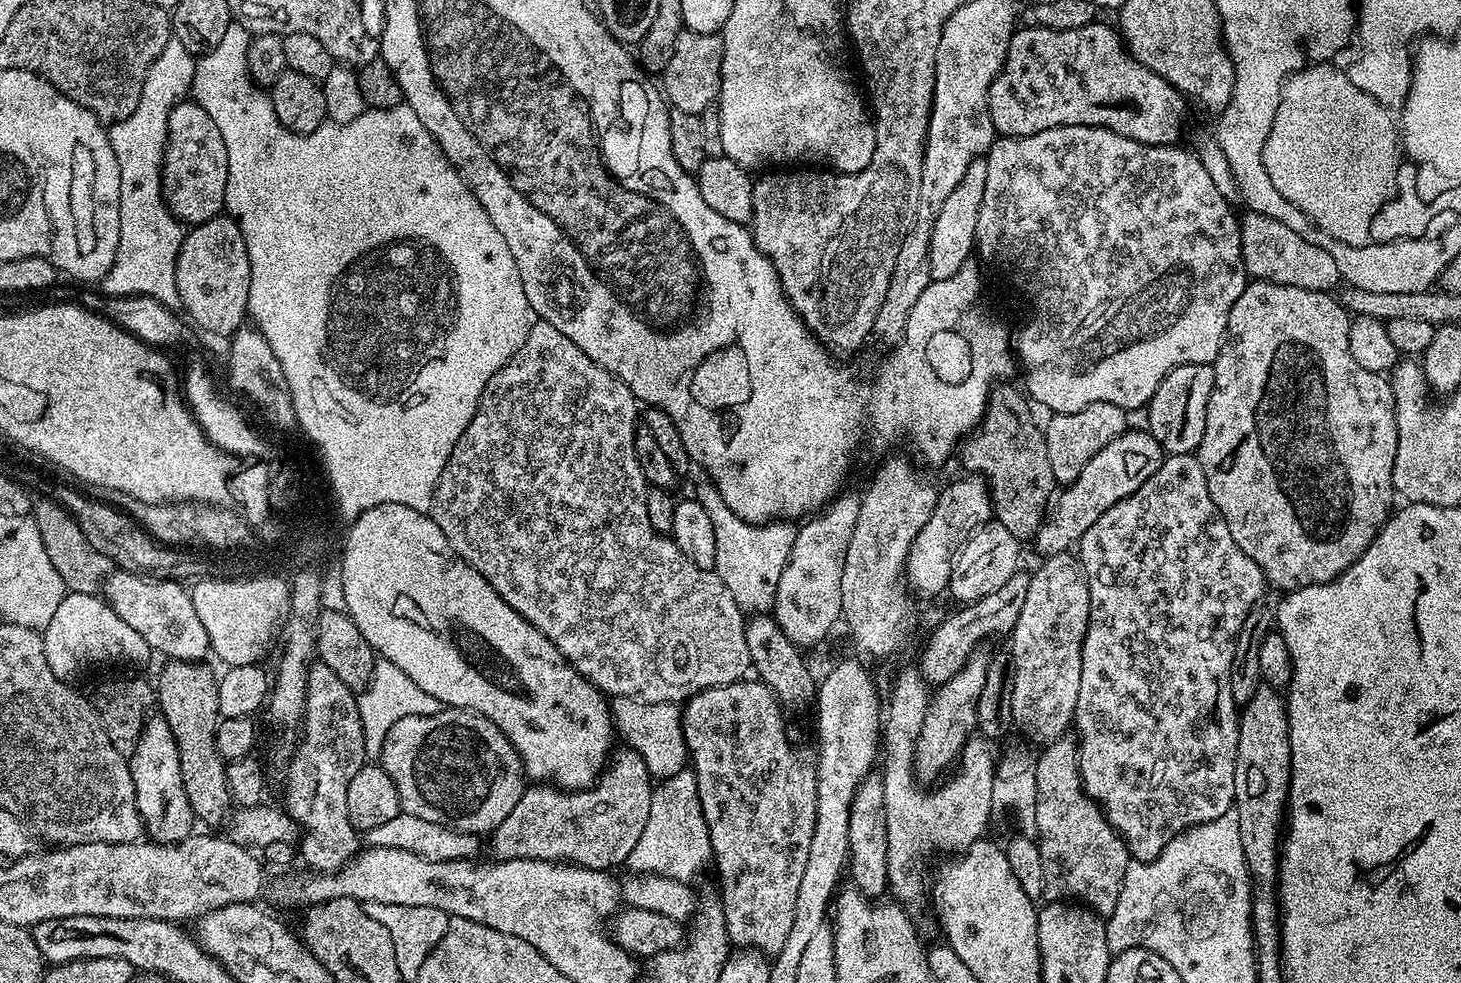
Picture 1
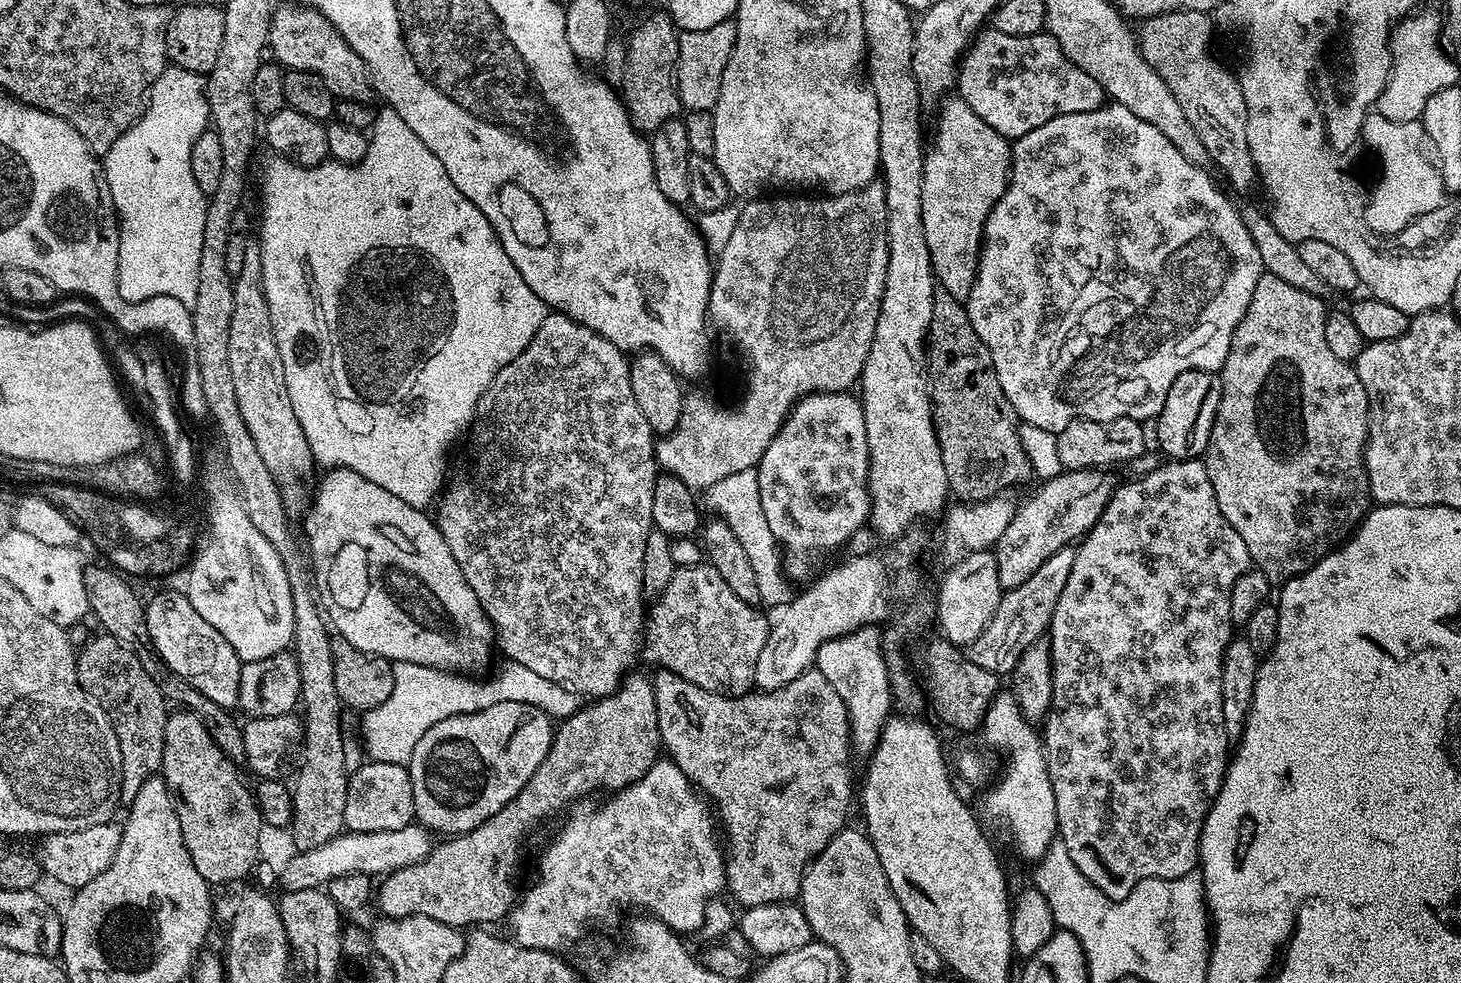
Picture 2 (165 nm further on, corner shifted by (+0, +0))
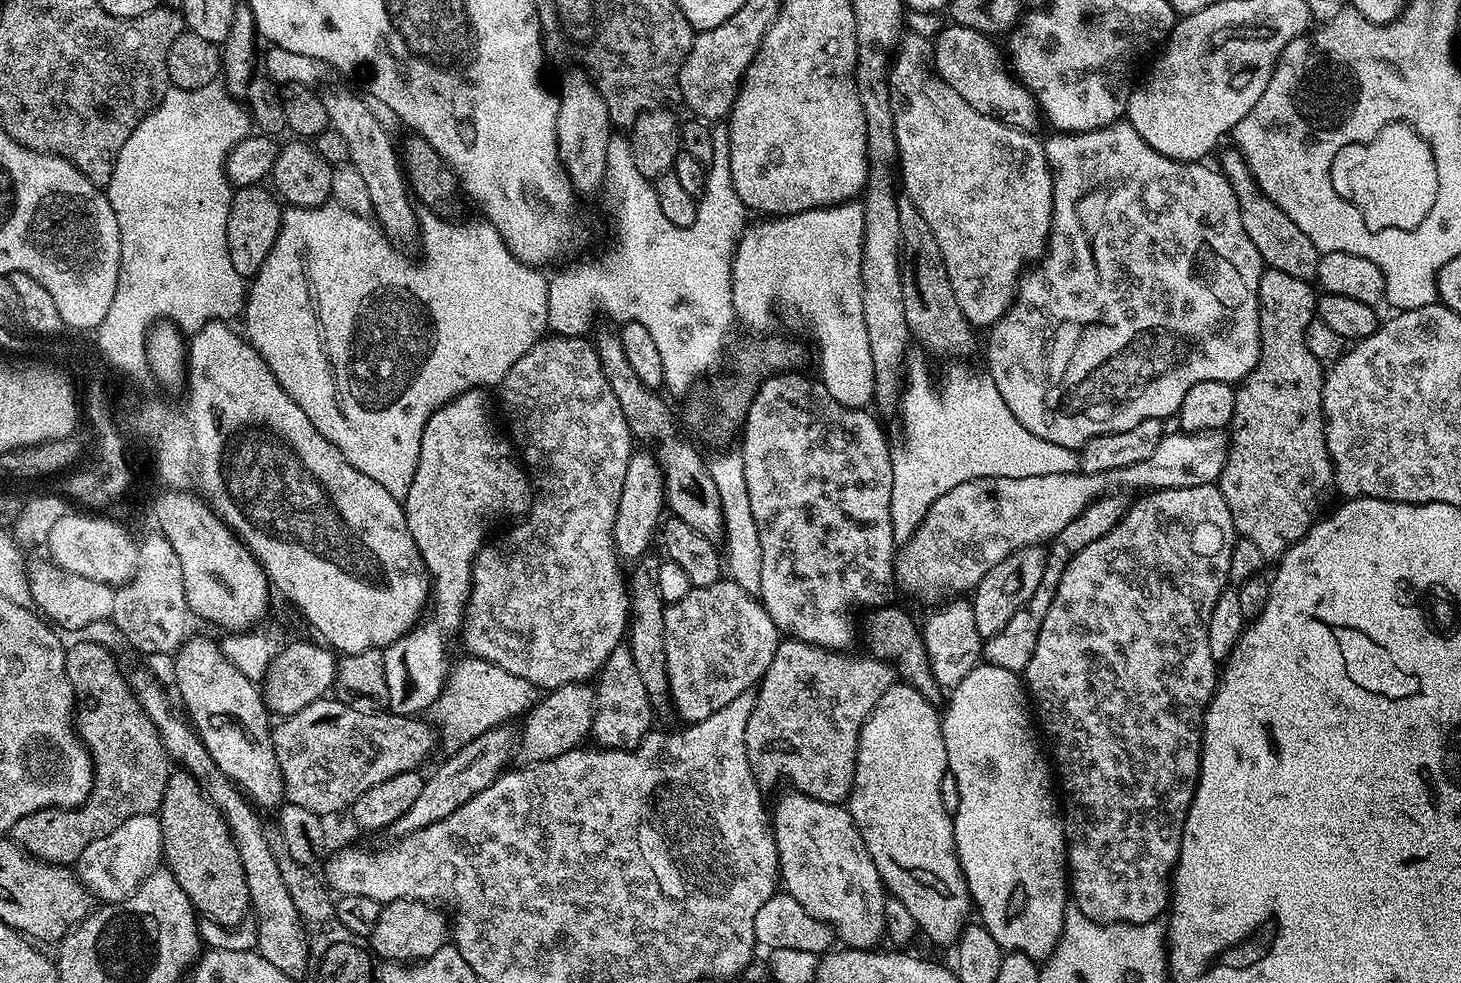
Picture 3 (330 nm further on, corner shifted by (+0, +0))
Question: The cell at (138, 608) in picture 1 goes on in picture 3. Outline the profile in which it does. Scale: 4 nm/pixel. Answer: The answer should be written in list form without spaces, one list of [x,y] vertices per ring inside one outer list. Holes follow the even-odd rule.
[[[189,635],[176,649],[174,659],[176,659],[176,688],[180,691],[185,706],[188,707],[187,715],[190,717],[192,727],[200,735],[200,741],[206,746],[210,758],[214,758],[218,770],[222,770],[222,774],[226,774],[257,809],[279,809],[285,799],[284,780],[280,776],[278,758],[272,745],[272,728],[270,723],[268,724],[270,713],[264,705],[264,697],[257,681],[246,678],[246,674],[242,674],[242,670],[238,670],[238,666],[234,666],[230,658],[226,658],[219,643],[215,639],[207,640],[204,636]]]

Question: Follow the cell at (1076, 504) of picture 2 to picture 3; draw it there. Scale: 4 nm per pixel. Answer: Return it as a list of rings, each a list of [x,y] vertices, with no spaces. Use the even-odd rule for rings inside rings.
[[[1043,547],[1019,548],[1017,552],[1011,552],[994,570],[990,570],[977,582],[974,595],[970,603],[974,610],[974,623],[978,626],[978,634],[981,638],[994,636],[1018,614],[1018,610],[1027,605],[1028,599],[1038,590],[1038,582],[1042,582],[1042,574],[1046,566],[1046,552]]]

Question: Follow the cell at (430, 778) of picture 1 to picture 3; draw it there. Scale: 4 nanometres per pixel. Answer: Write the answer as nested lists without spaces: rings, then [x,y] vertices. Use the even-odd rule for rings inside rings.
[[[588,682],[567,684],[551,689],[545,698],[537,699],[523,717],[524,729],[518,732],[518,752],[525,756],[529,765],[558,758],[570,750],[581,747],[589,739],[592,719],[596,709],[596,694]]]

